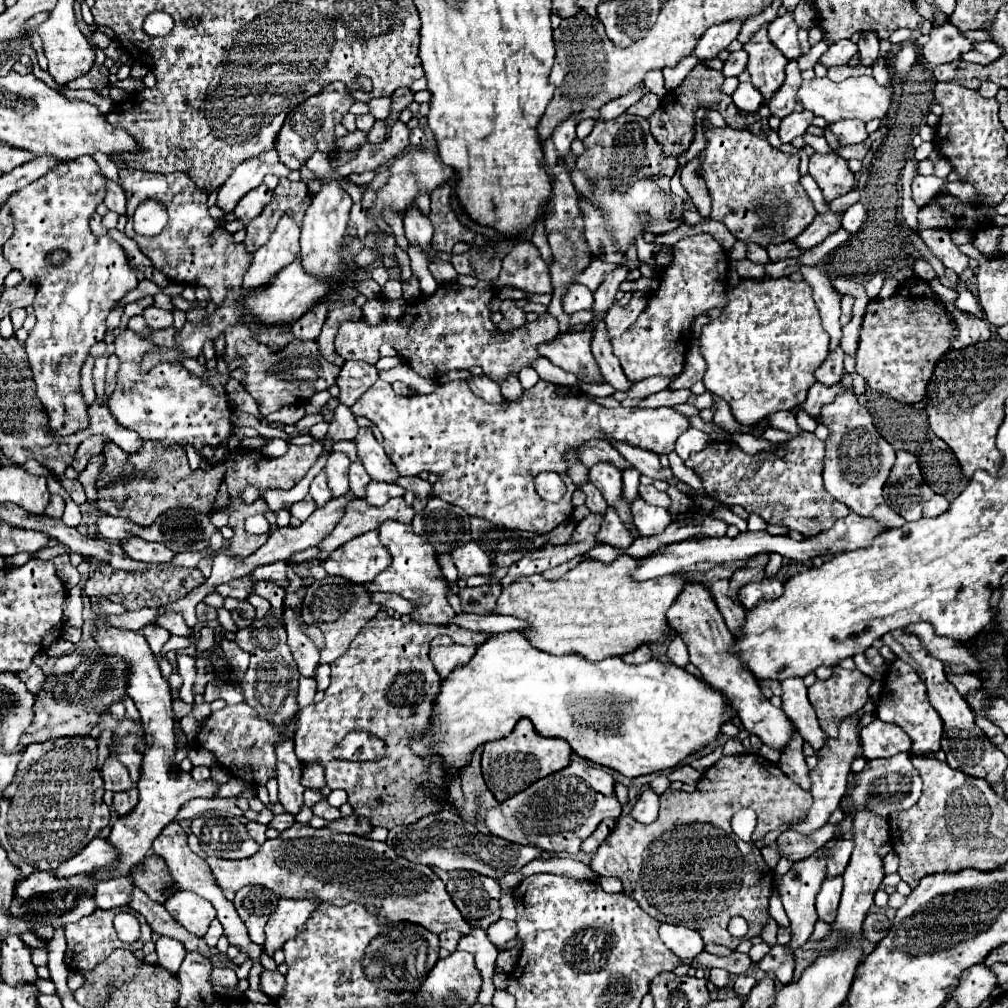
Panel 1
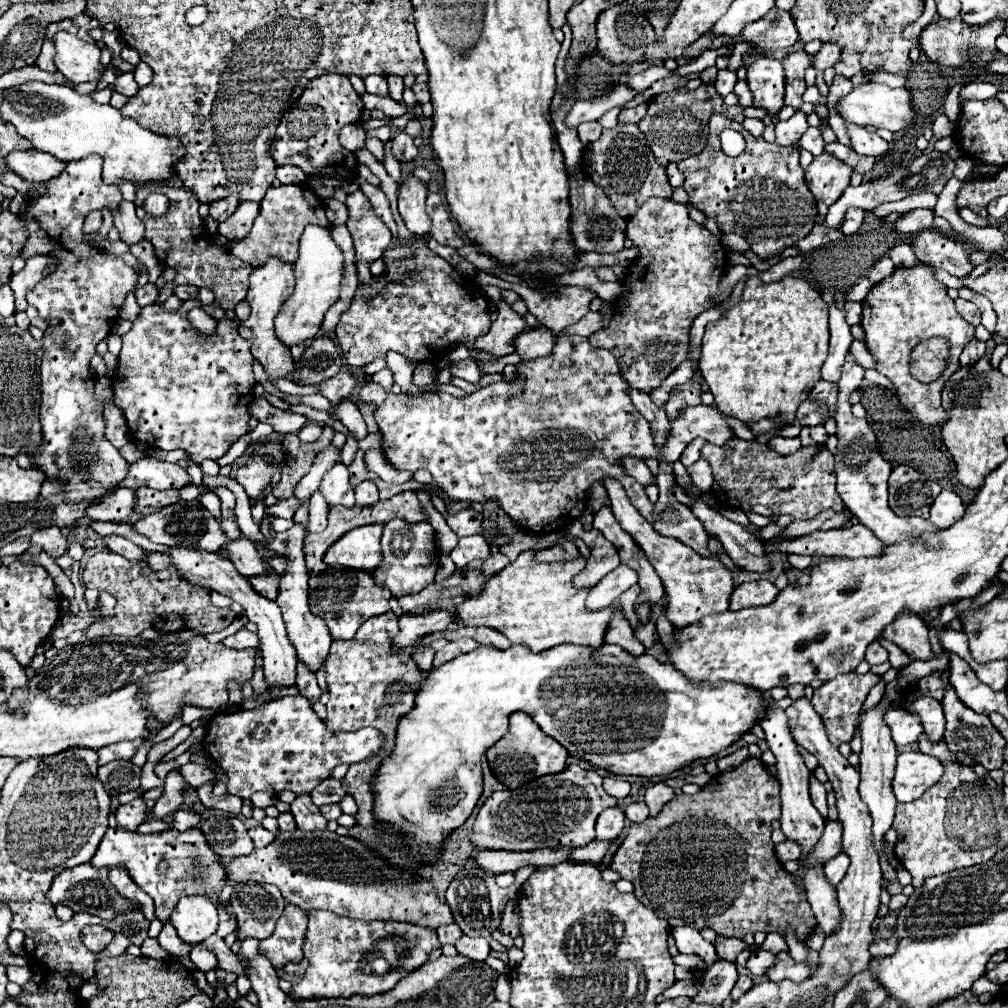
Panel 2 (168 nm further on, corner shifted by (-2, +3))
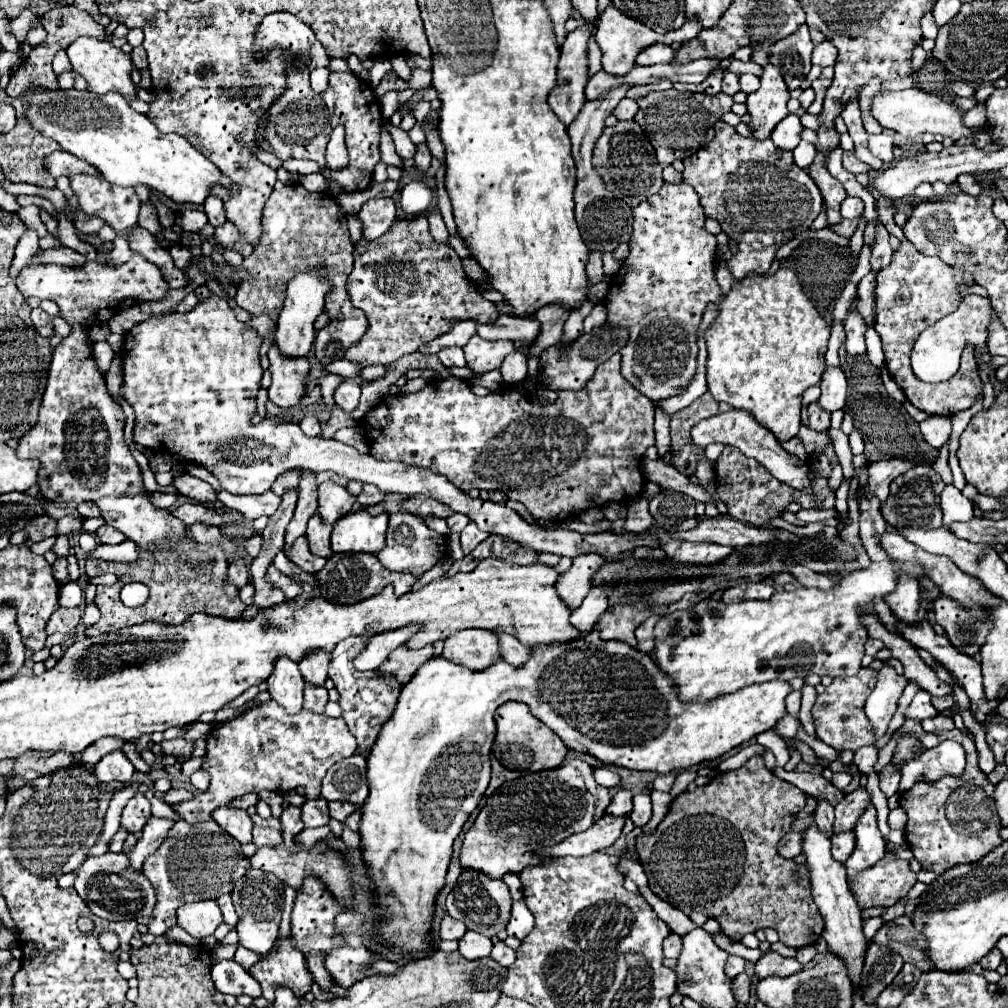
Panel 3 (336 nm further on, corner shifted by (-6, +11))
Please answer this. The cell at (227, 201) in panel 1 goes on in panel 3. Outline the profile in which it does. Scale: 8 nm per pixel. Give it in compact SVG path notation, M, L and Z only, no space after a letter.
M209 196L203 204L203 210L209 218L209 224L213 226L221 226L227 218L225 218L225 208L223 208L223 200L217 196Z

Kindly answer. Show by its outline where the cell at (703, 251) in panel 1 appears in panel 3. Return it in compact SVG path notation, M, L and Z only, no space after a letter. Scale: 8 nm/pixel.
M665 184L657 194L649 196L637 208L633 208L633 234L629 240L631 252L621 264L621 270L611 280L611 290L605 298L607 322L625 324L629 330L627 344L619 350L621 374L649 400L659 402L679 394L695 374L697 368L697 326L701 322L703 308L709 302L719 300L721 288L715 280L717 240L705 230L705 214L695 190L681 184Z

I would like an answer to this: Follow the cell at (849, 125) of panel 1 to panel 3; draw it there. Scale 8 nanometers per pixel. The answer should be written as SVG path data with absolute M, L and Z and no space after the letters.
M883 132L869 136L869 150L871 150L873 156L881 158L885 164L895 162L895 156L893 156L893 138L883 134Z

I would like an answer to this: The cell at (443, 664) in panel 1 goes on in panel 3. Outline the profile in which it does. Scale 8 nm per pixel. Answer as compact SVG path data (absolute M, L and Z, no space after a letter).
M481 628L461 630L445 640L443 658L459 662L471 670L483 670L499 658L497 636Z

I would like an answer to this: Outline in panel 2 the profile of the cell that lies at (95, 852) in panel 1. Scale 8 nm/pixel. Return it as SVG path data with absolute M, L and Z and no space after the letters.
M109 828L91 864L95 864L95 868L115 868L117 864L125 866L133 882L137 882L137 886L153 898L157 920L163 924L169 920L181 896L207 896L209 892L221 892L227 882L221 856L211 850L199 828L185 832L171 828L159 834L137 834L121 828Z

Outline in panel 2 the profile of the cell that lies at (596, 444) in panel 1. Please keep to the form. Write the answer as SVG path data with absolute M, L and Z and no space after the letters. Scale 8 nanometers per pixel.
M623 458L623 468L629 476L633 476L639 484L649 486L655 484L655 476L651 474L651 470L647 468L647 464L643 460L635 460L635 458Z

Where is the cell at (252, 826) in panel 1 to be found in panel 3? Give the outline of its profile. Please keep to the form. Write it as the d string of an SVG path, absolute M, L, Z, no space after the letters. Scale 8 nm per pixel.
M253 826L253 844L257 848L261 848L261 846L279 846L279 844L283 844L283 838L281 838L279 830Z

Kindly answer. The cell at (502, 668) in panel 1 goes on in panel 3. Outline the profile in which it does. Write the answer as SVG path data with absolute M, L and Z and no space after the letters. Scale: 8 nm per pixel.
M591 630L587 636L571 640L571 642L563 642L563 644L539 644L535 648L531 648L531 656L527 658L527 662L519 668L507 664L507 660L499 658L495 660L495 664L491 664L491 668L485 668L483 672L471 672L469 668L463 668L463 664L455 664L443 656L433 658L429 662L423 664L423 668L417 670L417 674L413 676L413 680L409 684L403 686L401 694L399 694L399 702L395 708L395 714L391 716L391 720L381 728L379 732L379 740L375 744L375 748L371 748L371 756L367 756L367 778L369 778L369 796L365 800L365 804L361 806L363 816L361 816L361 846L363 846L363 860L369 868L371 880L377 888L379 894L379 904L381 908L387 912L383 924L379 926L379 934L381 940L385 940L389 946L393 946L395 950L401 952L411 952L411 954L421 954L429 948L429 922L433 918L433 906L435 906L435 896L437 892L443 888L445 884L445 874L447 874L447 866L453 854L453 840L459 836L459 832L463 830L463 824L467 822L467 818L471 816L471 812L477 808L479 800L483 798L487 786L489 786L489 776L491 776L491 764L489 764L489 754L491 754L491 746L493 746L493 738L495 738L495 710L509 702L523 702L531 708L531 714L537 716L545 726L549 726L553 732L557 732L561 736L561 740L565 742L567 748L589 754L605 764L613 764L613 766L623 766L623 768L631 768L631 770L653 770L659 774L671 772L671 770L687 770L703 760L715 760L719 756L723 756L725 752L729 752L731 748L751 740L753 736L757 736L759 732L771 730L783 714L787 714L785 710L785 696L791 692L791 686L787 682L763 682L763 684L751 684L745 686L733 694L725 694L719 696L711 702L683 702L677 696L677 688L671 676L667 676L651 656L639 652L637 648L631 648L629 644L623 642L607 642L603 638L599 638L599 632Z

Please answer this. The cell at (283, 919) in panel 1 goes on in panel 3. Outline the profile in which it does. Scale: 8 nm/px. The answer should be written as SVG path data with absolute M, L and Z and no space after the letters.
M285 936L279 946L267 956L261 956L257 964L249 968L249 974L261 984L263 996L273 1002L273 992L277 986L289 986L297 996L303 996L311 988L311 972L307 972L307 960L291 940Z

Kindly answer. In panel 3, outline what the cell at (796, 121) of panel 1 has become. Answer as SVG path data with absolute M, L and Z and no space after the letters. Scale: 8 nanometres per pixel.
M789 114L775 126L775 130L771 132L771 140L783 150L795 150L795 146L801 142L801 130L801 116Z

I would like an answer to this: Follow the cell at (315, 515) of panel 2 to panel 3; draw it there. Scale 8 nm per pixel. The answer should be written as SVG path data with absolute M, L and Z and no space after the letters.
M317 512L311 516L309 526L307 526L307 538L309 538L309 546L311 552L315 552L317 556L331 556L331 546L329 546L329 536L331 536L333 524L327 524Z

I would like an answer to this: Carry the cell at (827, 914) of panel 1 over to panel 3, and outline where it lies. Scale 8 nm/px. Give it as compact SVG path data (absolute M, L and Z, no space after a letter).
M845 832L845 834L837 834L831 838L831 852L833 852L833 858L841 864L847 862L847 858L851 856L853 848L855 848L855 834L853 832Z

